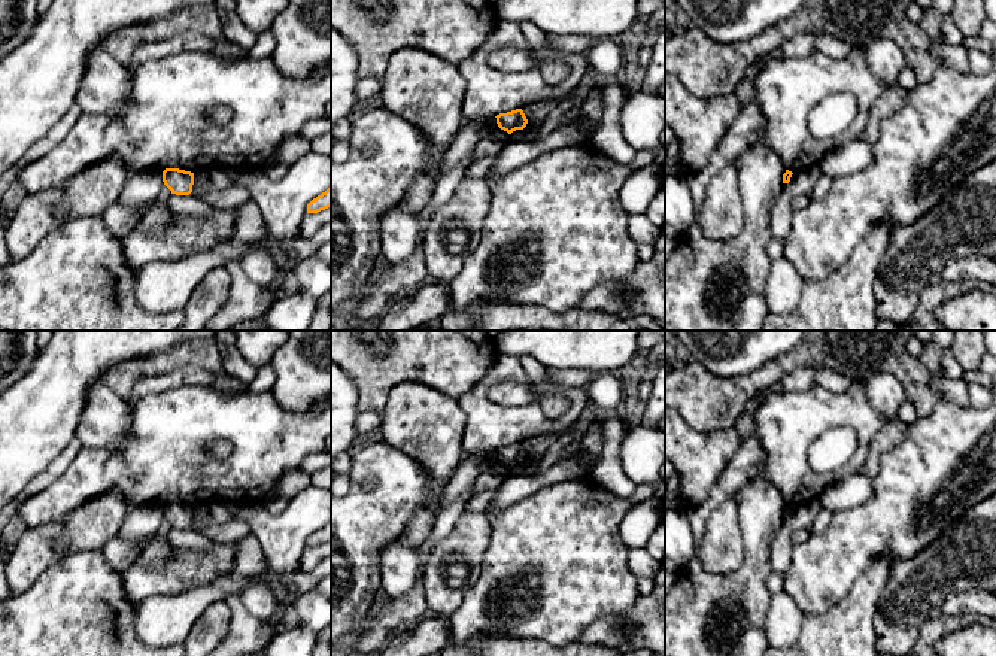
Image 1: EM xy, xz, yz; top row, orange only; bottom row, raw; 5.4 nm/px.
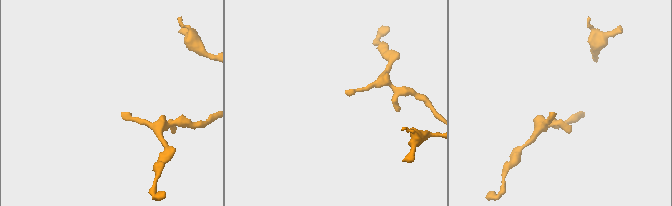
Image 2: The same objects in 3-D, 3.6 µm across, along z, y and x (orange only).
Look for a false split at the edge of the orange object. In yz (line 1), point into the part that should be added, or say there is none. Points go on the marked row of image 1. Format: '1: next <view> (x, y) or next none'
1: next none

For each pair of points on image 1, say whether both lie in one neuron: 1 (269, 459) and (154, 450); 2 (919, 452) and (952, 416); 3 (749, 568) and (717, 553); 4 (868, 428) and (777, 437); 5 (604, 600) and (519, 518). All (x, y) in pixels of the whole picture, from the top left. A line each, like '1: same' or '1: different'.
1: same
2: same
3: different
4: same
5: same

